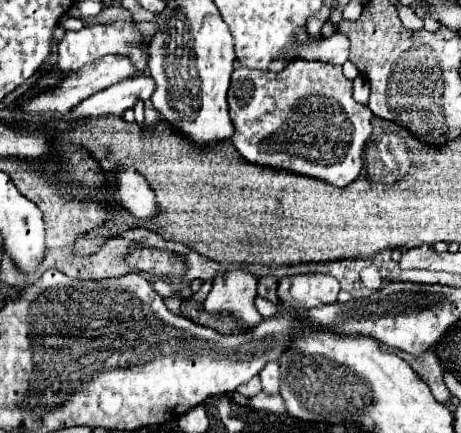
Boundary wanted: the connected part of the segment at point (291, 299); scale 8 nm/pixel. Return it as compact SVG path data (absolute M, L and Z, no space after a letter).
M325 273L287 275L279 281L279 299L285 309L313 309L317 305L335 303L339 283Z

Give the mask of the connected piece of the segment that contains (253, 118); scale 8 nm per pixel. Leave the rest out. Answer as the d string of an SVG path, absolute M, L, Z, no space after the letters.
M297 59L297 63L289 63L289 67L275 75L261 75L261 71L239 67L231 75L227 101L237 133L231 137L231 141L237 153L247 159L247 163L321 179L333 187L345 187L353 183L363 171L363 149L371 137L373 113L367 105L359 105L353 99L351 81L345 79L339 65Z

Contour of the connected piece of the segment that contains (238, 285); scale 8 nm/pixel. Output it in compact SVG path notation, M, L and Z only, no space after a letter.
M239 267L227 269L225 273L217 273L217 275L215 275L211 293L207 295L203 307L205 307L209 313L231 313L235 319L243 321L245 325L255 327L255 325L261 321L261 315L257 313L257 309L255 309L255 305L253 305L253 299L255 299L255 295L257 295L255 289L257 289L257 277L255 277L251 271L239 269Z

